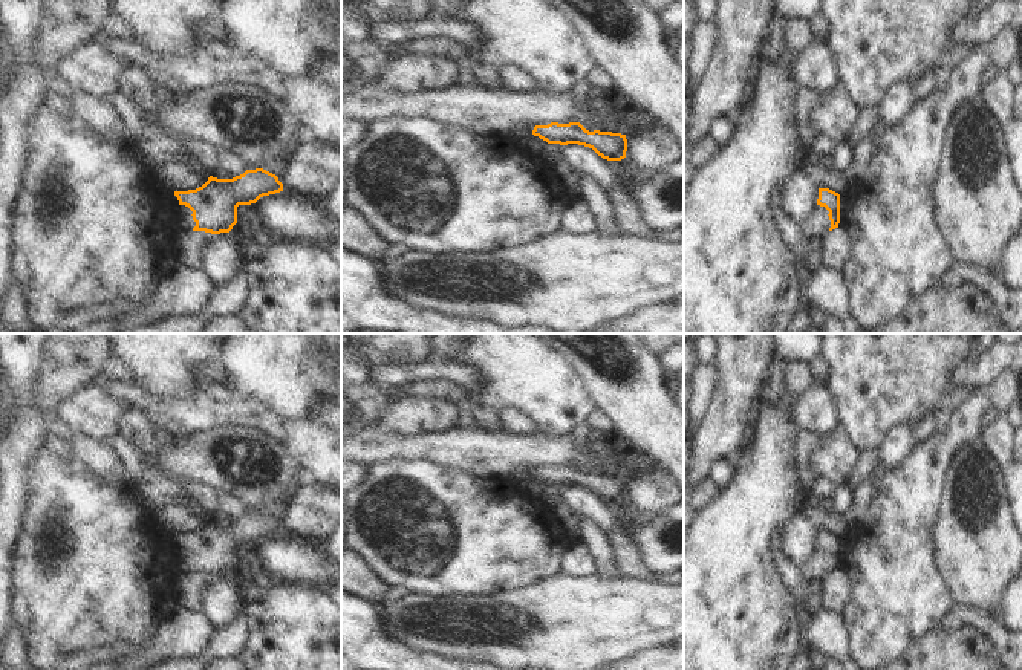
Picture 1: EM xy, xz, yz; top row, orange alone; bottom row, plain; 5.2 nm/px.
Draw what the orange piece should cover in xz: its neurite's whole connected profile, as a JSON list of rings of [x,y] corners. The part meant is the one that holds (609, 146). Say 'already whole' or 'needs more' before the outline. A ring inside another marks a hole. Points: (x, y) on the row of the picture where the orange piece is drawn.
already whole; [[[580,122],[535,125],[532,135],[548,144],[578,144],[589,147],[607,161],[621,161],[627,151],[626,135],[600,130],[589,132]]]

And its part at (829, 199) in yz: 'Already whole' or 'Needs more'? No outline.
Needs more

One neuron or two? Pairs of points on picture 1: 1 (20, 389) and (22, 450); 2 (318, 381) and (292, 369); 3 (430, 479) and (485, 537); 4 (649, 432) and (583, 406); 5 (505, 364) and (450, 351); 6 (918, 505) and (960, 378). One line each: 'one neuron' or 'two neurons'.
1: one neuron
2: one neuron
3: one neuron
4: two neurons
5: two neurons
6: two neurons

